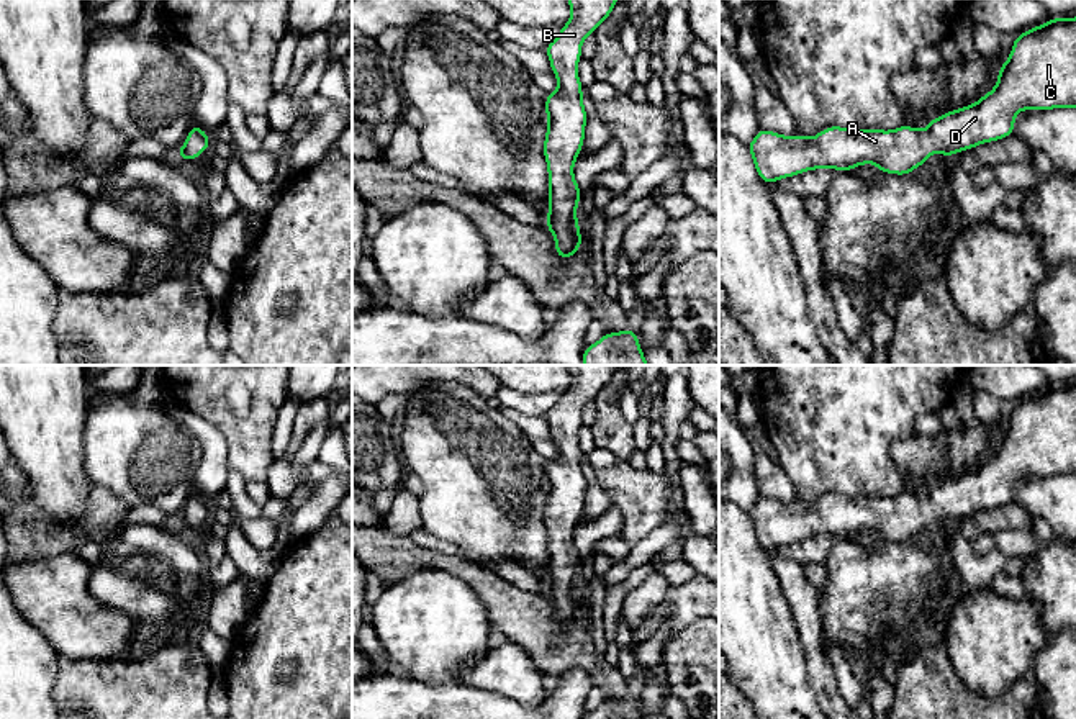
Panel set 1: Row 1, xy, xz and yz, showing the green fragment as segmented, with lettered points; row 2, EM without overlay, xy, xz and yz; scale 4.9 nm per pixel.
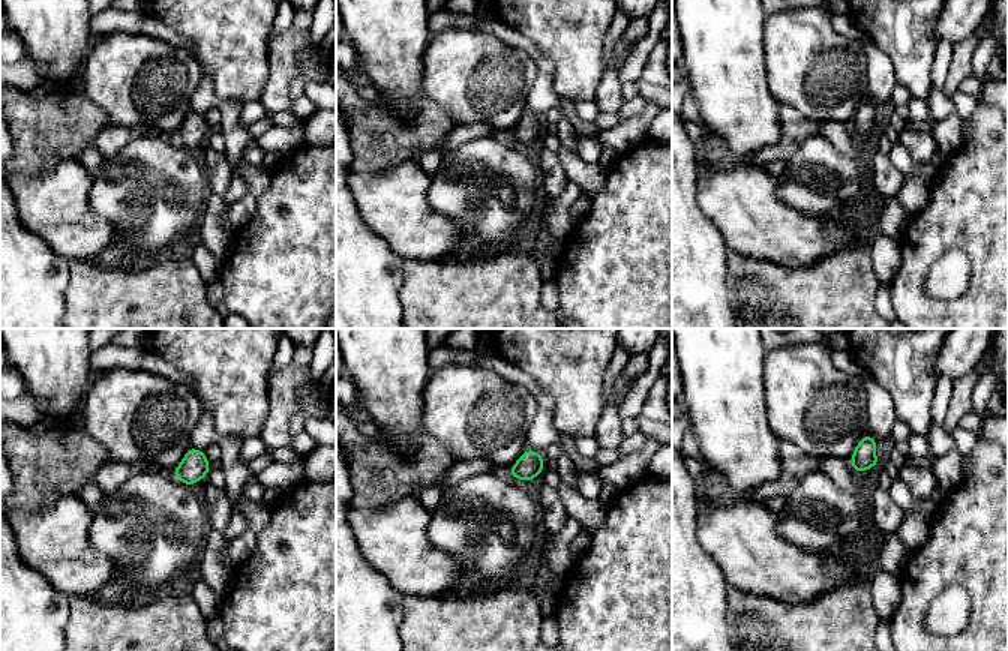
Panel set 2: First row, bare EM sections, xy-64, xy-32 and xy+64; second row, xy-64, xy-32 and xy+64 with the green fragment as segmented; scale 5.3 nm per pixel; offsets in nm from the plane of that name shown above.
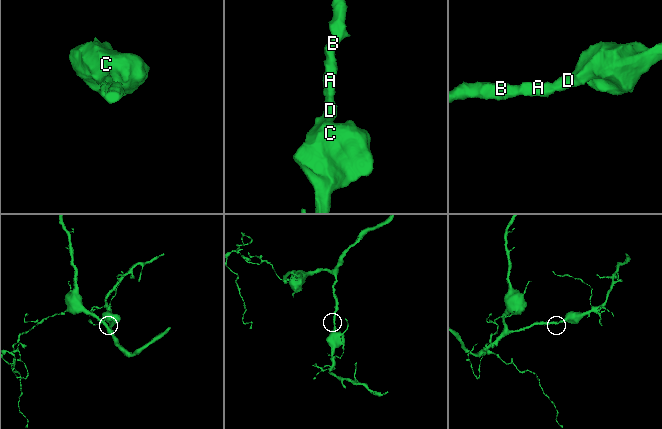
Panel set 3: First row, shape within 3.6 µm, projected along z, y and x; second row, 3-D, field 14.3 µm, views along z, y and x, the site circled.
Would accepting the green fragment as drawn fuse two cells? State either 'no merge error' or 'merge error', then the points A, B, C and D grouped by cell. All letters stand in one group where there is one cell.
no merge error | A B C D

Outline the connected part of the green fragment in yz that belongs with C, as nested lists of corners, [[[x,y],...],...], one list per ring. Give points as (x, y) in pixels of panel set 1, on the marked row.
[[[1076,16],[1051,18],[1015,36],[1009,59],[997,72],[996,87],[976,103],[930,120],[922,131],[909,124],[889,131],[829,126],[812,138],[804,138],[760,128],[747,146],[758,177],[768,185],[807,170],[847,172],[863,164],[875,164],[883,174],[907,175],[925,164],[932,152],[952,157],[981,142],[1012,136],[1015,116],[1022,110],[1055,108],[1076,108]]]

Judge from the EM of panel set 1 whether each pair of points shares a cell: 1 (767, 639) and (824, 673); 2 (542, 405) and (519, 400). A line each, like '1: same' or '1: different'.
1: different
2: same

